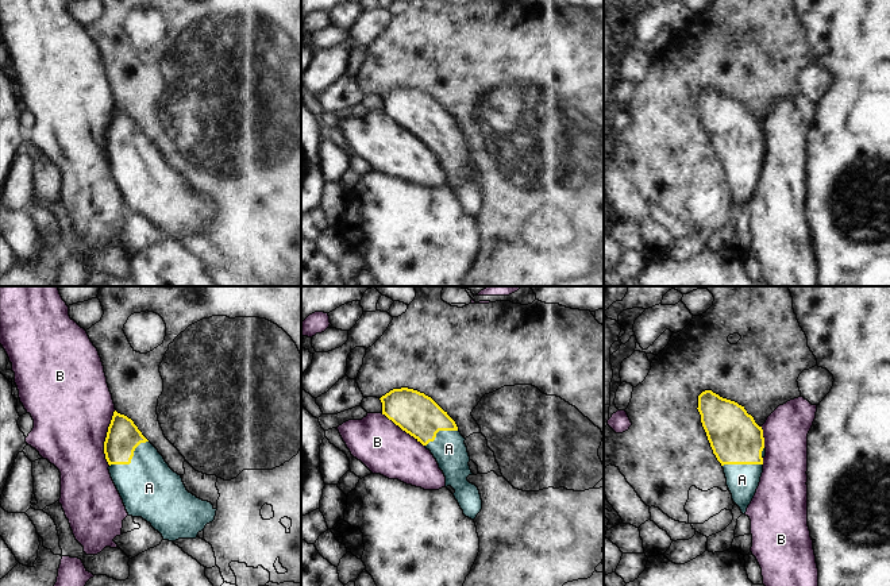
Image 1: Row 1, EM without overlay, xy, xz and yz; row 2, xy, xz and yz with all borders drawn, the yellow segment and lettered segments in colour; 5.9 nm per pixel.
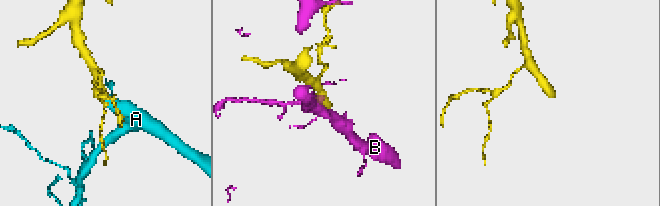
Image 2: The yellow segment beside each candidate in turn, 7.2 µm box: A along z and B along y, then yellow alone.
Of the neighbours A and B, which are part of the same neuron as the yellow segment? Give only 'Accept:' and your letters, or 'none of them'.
Accept: A

